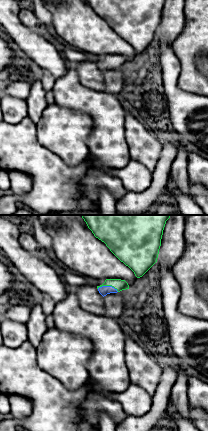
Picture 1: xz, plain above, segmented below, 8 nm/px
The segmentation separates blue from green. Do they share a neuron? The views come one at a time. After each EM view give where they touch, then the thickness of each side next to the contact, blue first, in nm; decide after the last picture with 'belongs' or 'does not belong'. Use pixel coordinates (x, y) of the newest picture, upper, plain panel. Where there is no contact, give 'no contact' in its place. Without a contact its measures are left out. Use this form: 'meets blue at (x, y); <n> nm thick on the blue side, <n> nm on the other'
meets blue at (108, 62); 80 nm thick on the blue side, 90 nm on the other

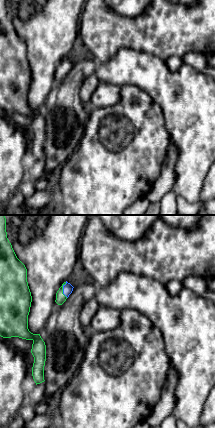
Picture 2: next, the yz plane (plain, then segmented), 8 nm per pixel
meets blue at (63, 66); 80 nm thick on the blue side, 80 nm on the other

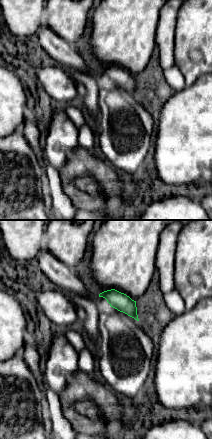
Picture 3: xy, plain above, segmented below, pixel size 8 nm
no contact

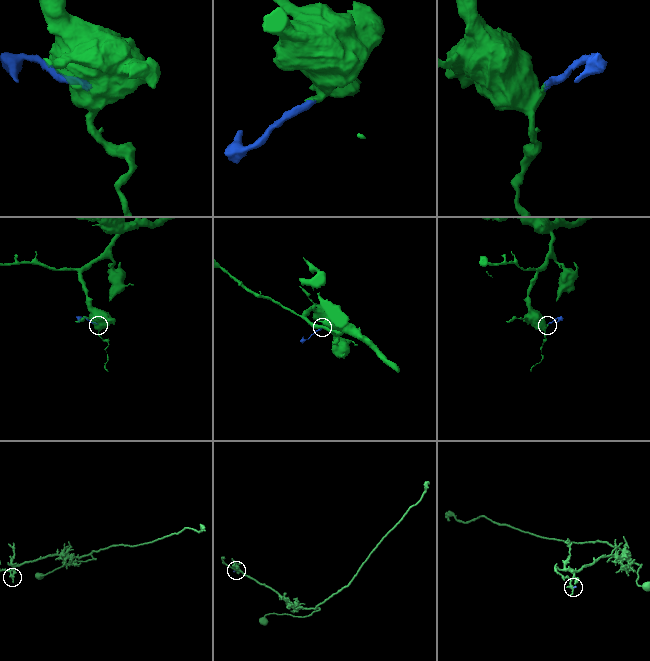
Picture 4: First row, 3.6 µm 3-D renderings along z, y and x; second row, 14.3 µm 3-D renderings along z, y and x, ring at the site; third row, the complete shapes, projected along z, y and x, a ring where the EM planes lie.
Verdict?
belongs

